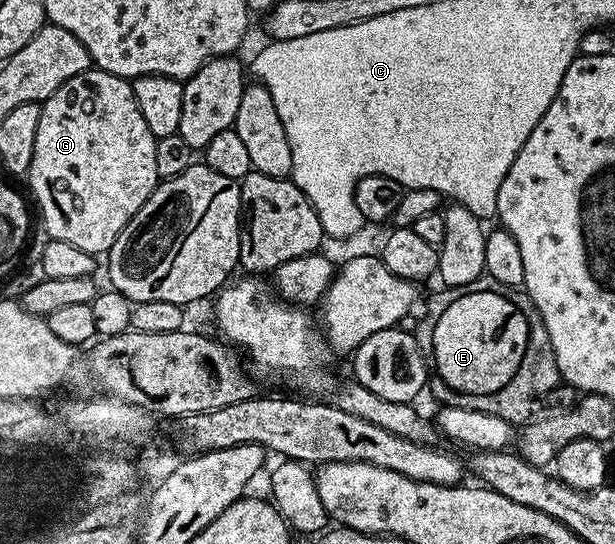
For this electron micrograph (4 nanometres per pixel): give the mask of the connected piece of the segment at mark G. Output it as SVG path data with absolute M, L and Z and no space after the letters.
M92 69L69 77L57 93L43 100L41 121L37 121L37 141L33 145L33 161L29 172L31 191L43 214L43 227L50 238L69 241L77 249L96 257L110 251L113 241L125 225L145 205L145 201L161 180L157 173L155 138L137 109L130 82L108 71Z

